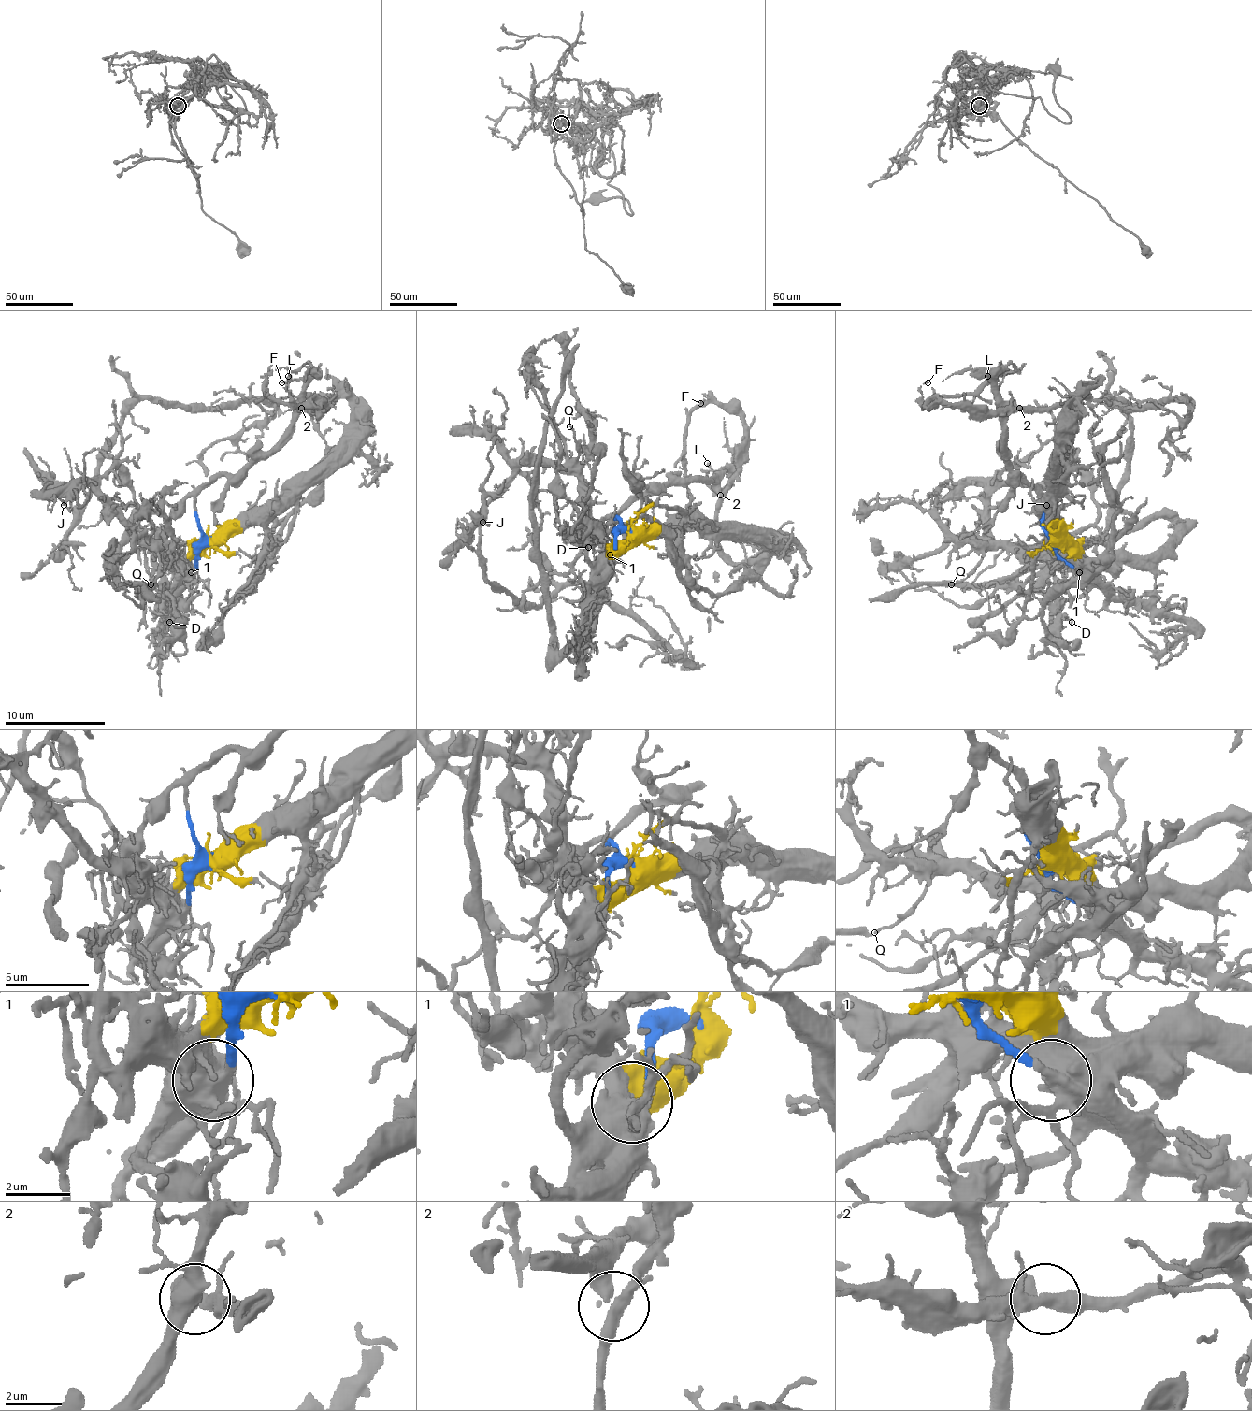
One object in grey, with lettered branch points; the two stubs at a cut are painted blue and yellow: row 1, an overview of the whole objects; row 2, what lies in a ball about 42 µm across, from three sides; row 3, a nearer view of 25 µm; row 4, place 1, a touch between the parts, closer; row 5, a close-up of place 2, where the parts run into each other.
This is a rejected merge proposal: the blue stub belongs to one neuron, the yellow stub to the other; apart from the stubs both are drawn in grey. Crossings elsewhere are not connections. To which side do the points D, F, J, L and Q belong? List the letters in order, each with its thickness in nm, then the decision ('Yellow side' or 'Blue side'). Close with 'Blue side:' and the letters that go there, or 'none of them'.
D: Thickness 130 nm. Yellow side
F: Thickness 120 nm. Yellow side
J: Thickness 160 nm. Yellow side
L: Thickness 180 nm. Blue side
Q: Thickness 150 nm. Yellow side
Blue side: L

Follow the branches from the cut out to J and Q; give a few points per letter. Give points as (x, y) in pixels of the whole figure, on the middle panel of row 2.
J: (627, 527), (625, 540), (602, 540), (592, 497), (556, 465), (524, 465), (478, 515), (483, 523)
Q: (627, 527), (625, 540), (602, 540), (582, 467), (577, 462), (579, 442), (568, 426)

